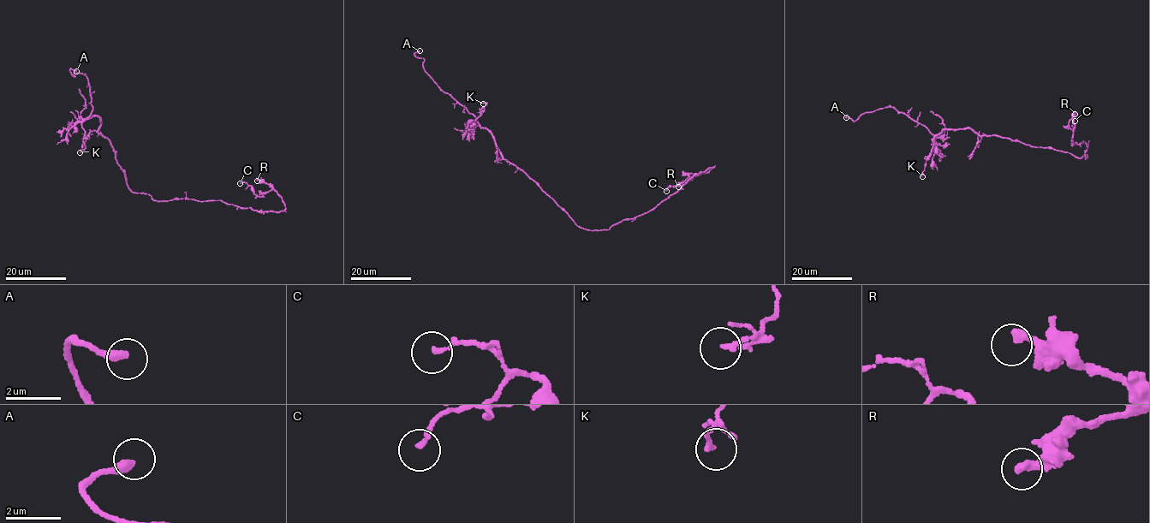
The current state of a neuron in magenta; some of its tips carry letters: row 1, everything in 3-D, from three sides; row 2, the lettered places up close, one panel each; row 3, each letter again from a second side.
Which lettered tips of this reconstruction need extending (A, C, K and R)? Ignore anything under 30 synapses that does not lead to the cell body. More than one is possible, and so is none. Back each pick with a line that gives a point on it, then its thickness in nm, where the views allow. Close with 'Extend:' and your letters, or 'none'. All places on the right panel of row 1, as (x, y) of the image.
A: (846, 117) | 320 nm
Extend: A

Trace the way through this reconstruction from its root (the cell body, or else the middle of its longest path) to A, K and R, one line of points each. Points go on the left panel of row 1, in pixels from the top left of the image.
A: (127, 179), (98, 133), (101, 120), (89, 116), (90, 87), (69, 68), (76, 71)
K: (127, 179), (109, 140), (98, 133), (101, 120), (98, 116), (91, 116), (82, 123), (86, 147), (80, 152)
R: (127, 179), (132, 192), (156, 201), (221, 200), (258, 210), (284, 210), (276, 191), (257, 181)

